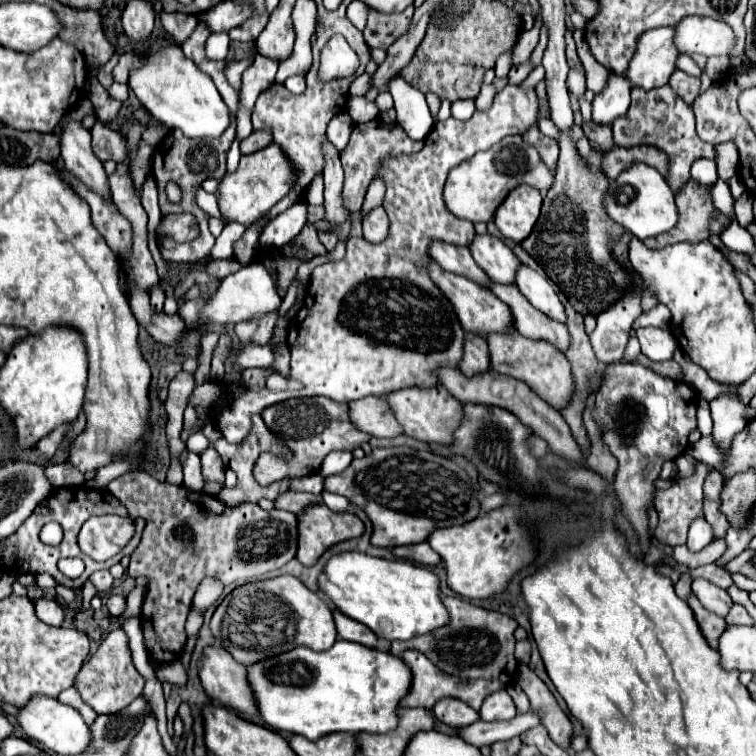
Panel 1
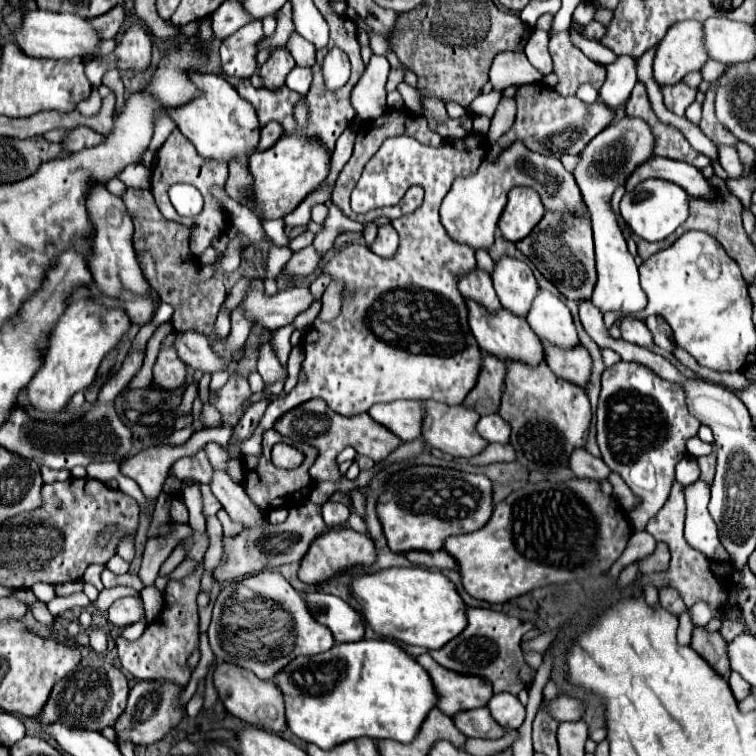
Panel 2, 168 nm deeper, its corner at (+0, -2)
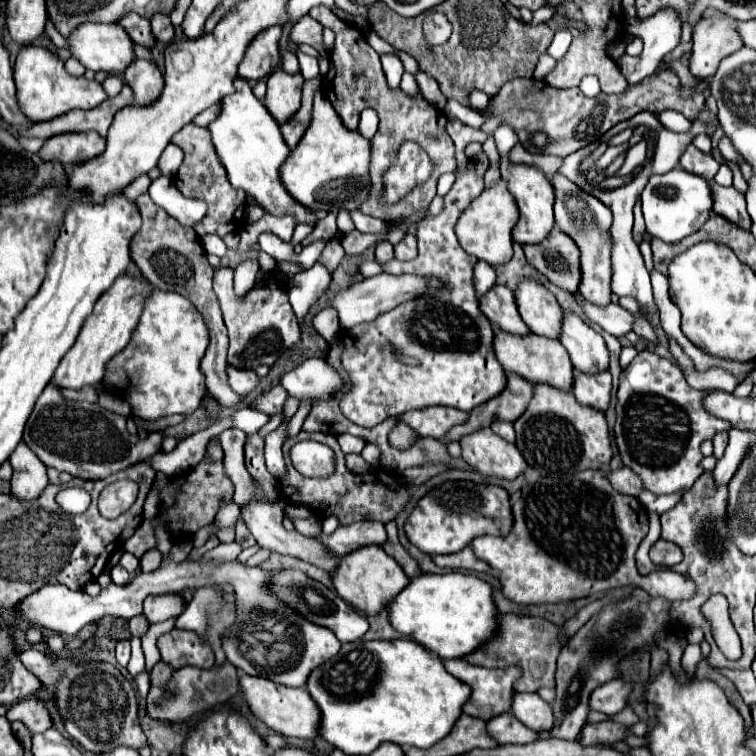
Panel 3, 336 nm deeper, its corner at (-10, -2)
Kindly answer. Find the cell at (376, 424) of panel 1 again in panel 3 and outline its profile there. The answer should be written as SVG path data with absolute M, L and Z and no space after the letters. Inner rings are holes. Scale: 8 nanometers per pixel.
M431 406L421 410L409 410L401 418L419 432L419 436L431 436L431 438L443 438L453 426L461 424L469 412L447 408L447 406Z

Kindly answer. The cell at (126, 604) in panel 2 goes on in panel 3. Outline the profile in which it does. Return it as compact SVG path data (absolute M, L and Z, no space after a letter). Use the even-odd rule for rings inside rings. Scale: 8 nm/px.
M159 594L145 598L145 610L149 622L163 622L169 618L177 618L185 608L185 598L181 594Z

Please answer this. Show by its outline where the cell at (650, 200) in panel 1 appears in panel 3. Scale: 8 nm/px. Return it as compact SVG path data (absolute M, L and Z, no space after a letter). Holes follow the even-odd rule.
M673 168L667 174L651 176L641 194L641 206L647 232L653 238L661 238L663 242L679 242L681 238L695 234L707 222L713 212L713 196L705 178L683 168Z

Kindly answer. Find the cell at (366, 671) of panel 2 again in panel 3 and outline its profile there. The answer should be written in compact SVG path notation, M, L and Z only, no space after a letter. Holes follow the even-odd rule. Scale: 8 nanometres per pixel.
M355 640L343 644L335 658L311 672L305 686L323 712L321 736L345 754L369 754L381 742L431 748L451 732L463 712L463 704L471 696L471 688L451 676L443 668L441 658L431 656L427 648L413 640L373 640L367 644Z

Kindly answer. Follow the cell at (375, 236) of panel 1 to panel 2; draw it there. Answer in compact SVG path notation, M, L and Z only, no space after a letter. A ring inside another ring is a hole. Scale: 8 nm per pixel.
M383 224L383 226L379 226L379 234L369 248L379 256L389 258L397 250L397 244L399 244L399 238L397 238L395 228L391 224Z

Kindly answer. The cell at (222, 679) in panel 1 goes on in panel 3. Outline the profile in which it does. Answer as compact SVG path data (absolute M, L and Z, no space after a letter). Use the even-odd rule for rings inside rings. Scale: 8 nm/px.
M241 676L241 688L245 692L247 704L251 712L261 718L269 728L273 728L277 734L293 736L293 738L315 738L319 736L319 710L315 708L315 702L311 696L307 696L305 688L287 688L279 686L267 678L255 678L255 676Z

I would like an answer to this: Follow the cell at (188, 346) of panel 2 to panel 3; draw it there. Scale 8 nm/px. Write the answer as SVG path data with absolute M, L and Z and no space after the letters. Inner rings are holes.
M227 366L227 376L229 376L229 386L239 396L247 396L259 386L259 376L253 370L237 370L233 366Z

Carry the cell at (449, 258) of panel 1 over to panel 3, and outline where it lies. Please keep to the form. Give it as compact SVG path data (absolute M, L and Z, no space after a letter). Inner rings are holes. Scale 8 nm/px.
M505 286L491 288L479 300L479 308L491 320L491 324L497 326L499 330L509 332L509 334L517 334L517 336L529 334L529 328L521 320L517 304L515 304L515 296L509 288L505 288Z

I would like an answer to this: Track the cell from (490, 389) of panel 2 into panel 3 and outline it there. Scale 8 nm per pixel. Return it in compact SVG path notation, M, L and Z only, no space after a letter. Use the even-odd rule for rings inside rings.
M509 374L507 376L507 388L499 396L495 396L493 400L489 400L489 402L477 406L475 410L471 410L469 420L461 426L455 426L443 438L443 442L447 444L451 440L459 440L463 434L477 432L479 428L489 428L495 420L515 422L527 410L531 396L533 396L533 384L529 384L521 376Z

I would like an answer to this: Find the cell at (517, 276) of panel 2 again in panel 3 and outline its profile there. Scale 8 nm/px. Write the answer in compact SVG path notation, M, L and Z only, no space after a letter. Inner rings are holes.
M523 280L515 292L519 314L533 334L557 340L563 310L555 296L535 280Z

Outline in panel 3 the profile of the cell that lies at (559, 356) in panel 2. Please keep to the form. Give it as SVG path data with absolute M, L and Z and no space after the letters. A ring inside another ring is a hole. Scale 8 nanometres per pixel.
M577 372L575 384L573 384L573 394L579 400L579 404L605 412L609 408L609 400L611 400L611 374L601 372L601 374L589 376L589 374Z

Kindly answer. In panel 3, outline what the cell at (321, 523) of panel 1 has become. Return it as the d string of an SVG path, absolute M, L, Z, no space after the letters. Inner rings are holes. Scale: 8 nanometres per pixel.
M365 546L343 556L331 580L337 594L353 608L365 612L367 616L379 614L379 610L389 606L391 600L399 594L399 590L403 590L409 584L409 578L405 576L401 566L389 554L385 554L383 548L377 546Z

